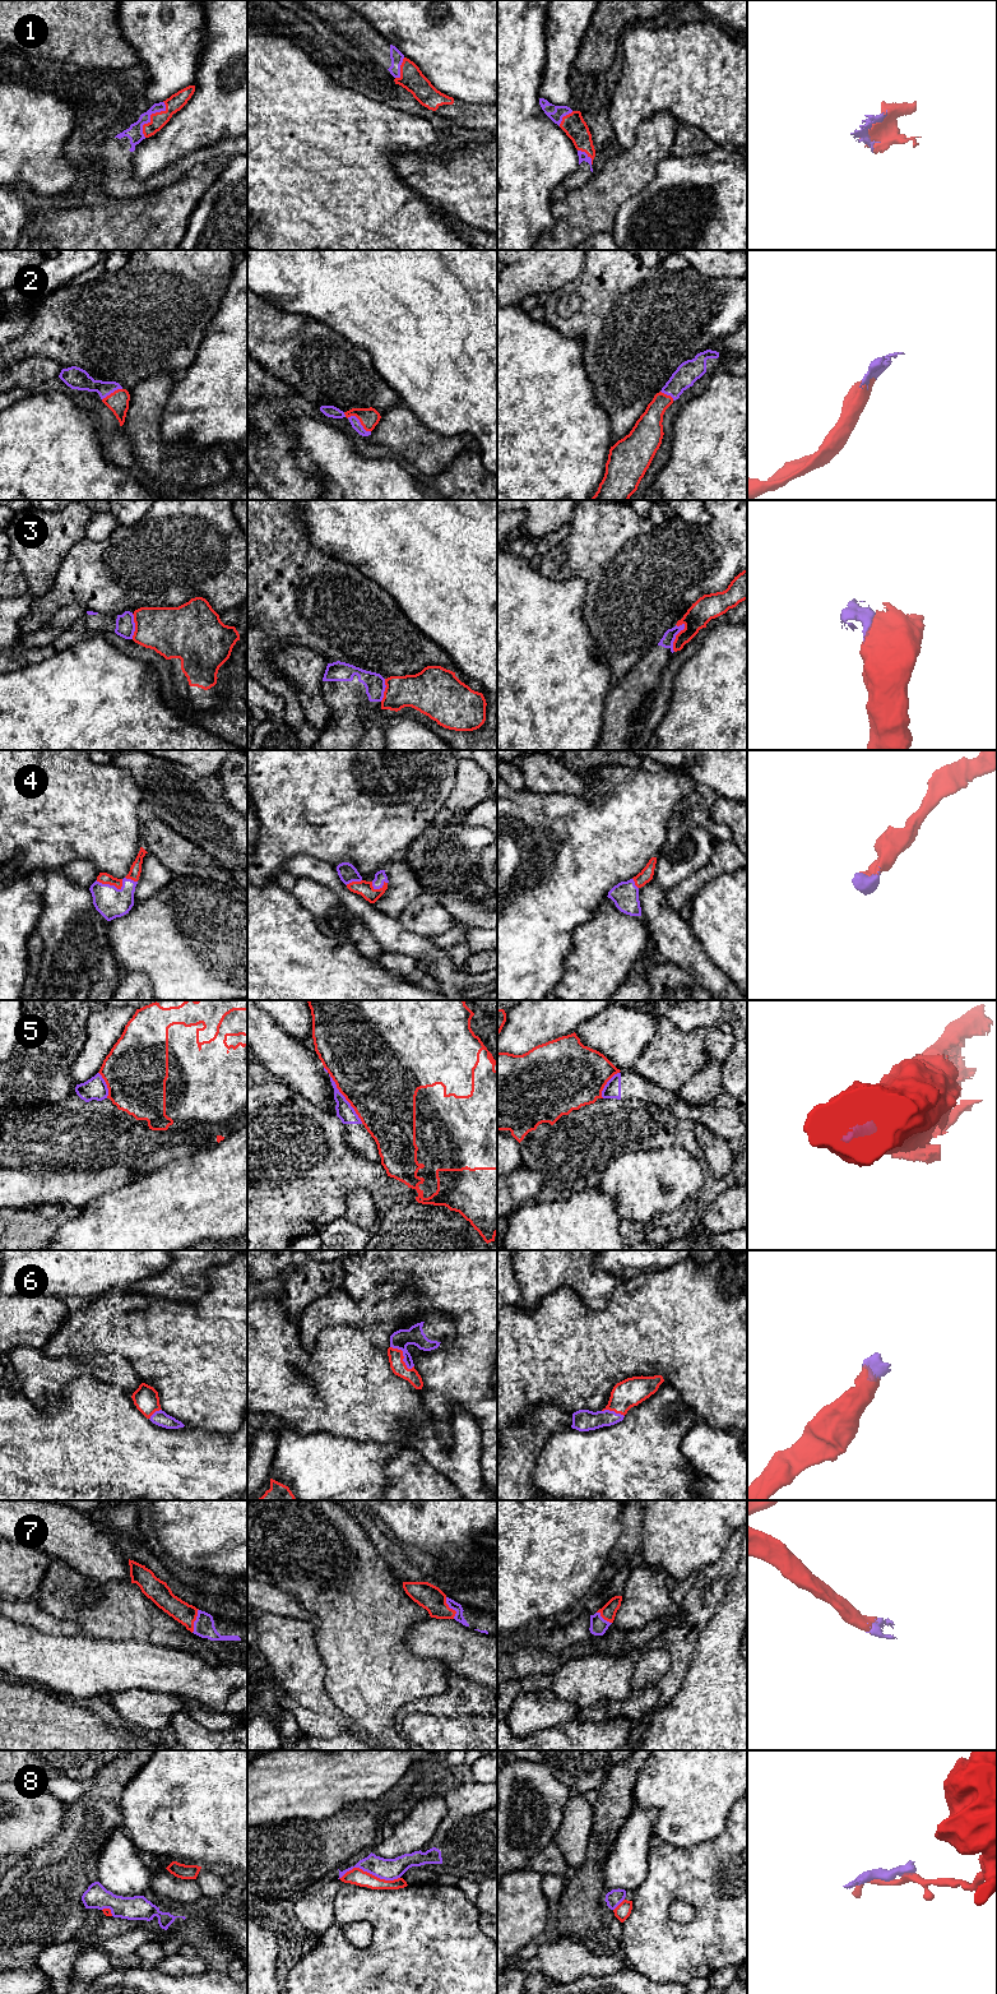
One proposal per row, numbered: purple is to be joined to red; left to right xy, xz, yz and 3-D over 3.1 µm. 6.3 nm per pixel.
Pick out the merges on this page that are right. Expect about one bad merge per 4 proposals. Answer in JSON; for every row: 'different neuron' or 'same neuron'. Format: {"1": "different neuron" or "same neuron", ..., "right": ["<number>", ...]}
{"1": "same neuron", "2": "same neuron", "3": "different neuron", "4": "same neuron", "5": "different neuron", "6": "same neuron", "7": "same neuron", "8": "different neuron", "right": ["1", "2", "4", "6", "7"]}

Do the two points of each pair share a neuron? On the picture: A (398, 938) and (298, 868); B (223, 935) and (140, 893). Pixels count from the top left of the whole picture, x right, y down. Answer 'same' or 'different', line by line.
A: same
B: different

